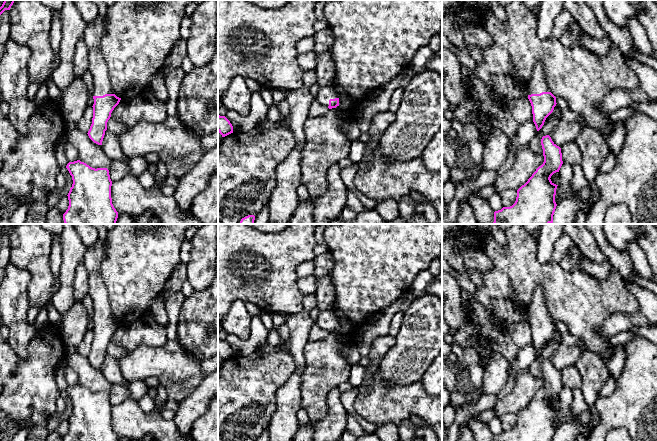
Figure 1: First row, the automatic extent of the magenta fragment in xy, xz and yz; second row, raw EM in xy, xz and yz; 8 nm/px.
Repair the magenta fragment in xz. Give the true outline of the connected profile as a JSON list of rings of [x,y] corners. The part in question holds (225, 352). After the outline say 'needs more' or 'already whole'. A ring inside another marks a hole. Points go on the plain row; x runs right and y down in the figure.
[[[218,339],[218,356],[222,361],[233,357],[233,350],[225,340]]]; already whole

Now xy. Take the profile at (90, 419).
[[[80,384],[69,386],[66,390],[72,400],[73,408],[68,417],[69,430],[63,441],[118,441],[112,428],[109,394],[92,392]]]; already whole

